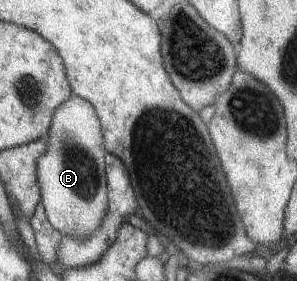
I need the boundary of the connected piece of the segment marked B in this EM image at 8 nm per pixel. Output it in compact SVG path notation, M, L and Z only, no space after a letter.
M68 97L54 108L45 136L46 150L36 160L36 178L42 206L54 230L76 240L86 240L100 226L108 206L105 150L98 115L81 97Z

